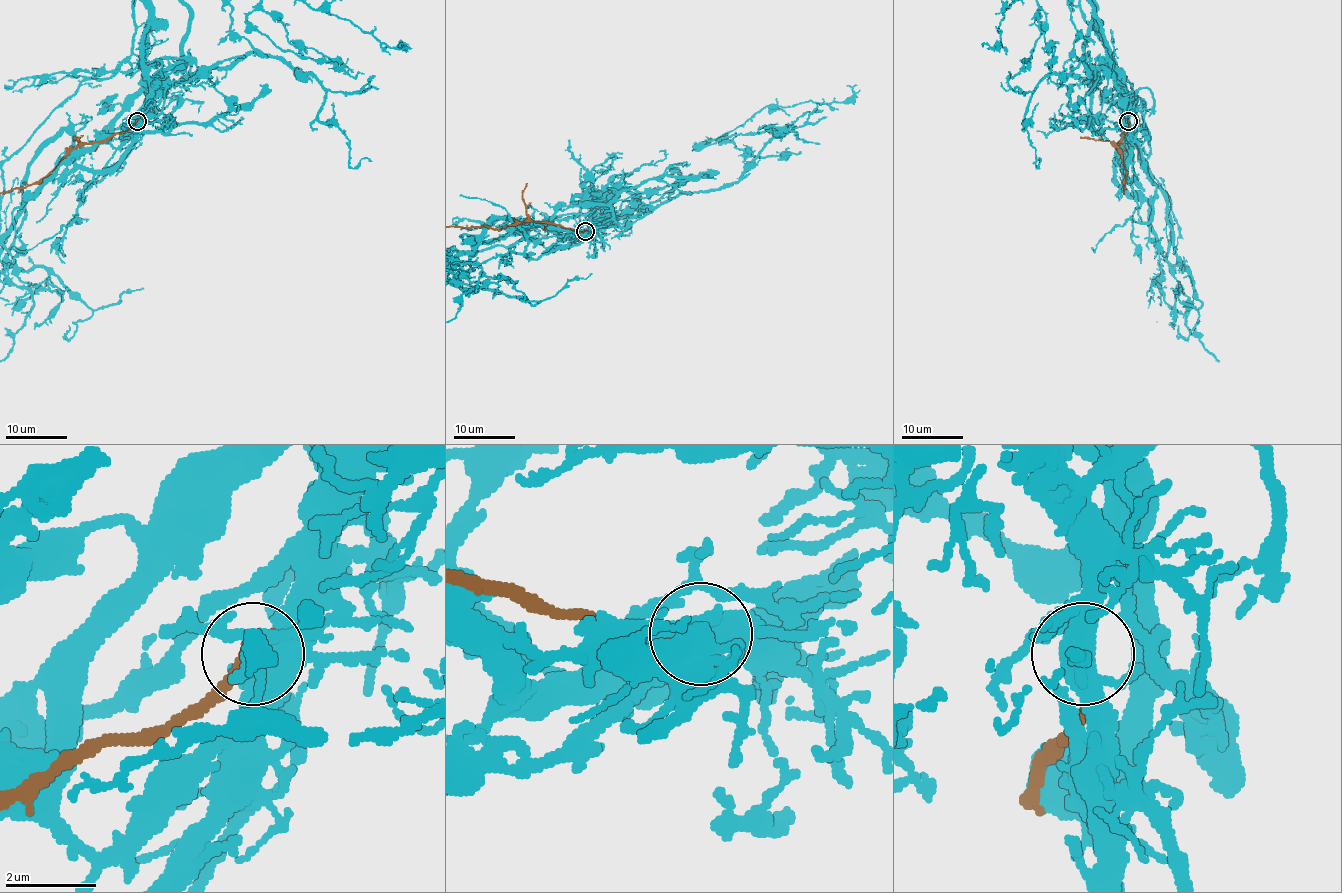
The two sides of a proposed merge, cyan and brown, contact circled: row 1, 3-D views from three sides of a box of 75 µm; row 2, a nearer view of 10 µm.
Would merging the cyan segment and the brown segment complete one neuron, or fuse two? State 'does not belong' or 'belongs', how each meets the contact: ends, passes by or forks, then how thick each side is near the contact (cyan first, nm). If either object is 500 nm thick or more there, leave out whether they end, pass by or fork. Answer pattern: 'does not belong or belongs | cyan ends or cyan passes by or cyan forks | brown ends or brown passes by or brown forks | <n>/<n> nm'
does not belong | cyan forks | brown ends | 480/320 nm

